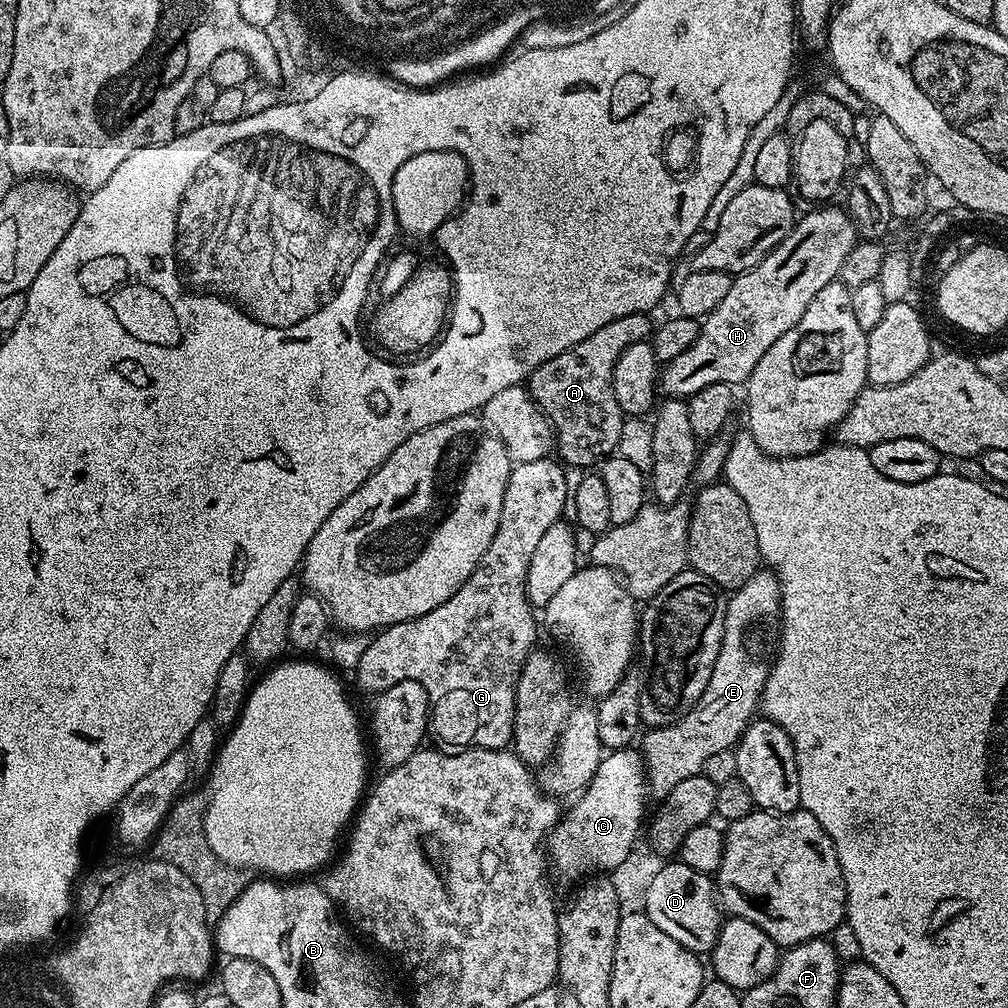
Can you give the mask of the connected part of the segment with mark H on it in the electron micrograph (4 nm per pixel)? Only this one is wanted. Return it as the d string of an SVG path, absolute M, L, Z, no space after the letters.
M820 206L817 212L808 212L797 219L794 227L788 231L787 238L781 242L777 248L770 254L766 254L766 258L762 258L762 262L754 268L748 269L746 272L739 273L733 279L730 290L726 293L726 298L722 298L722 302L718 302L718 306L709 316L703 317L700 324L700 333L694 342L692 348L687 348L682 354L678 354L678 358L667 361L663 365L662 371L658 376L658 388L665 397L681 397L687 398L698 394L698 390L706 390L706 386L714 386L715 384L731 384L733 386L743 385L748 379L748 375L754 370L754 366L758 366L758 362L762 358L762 354L766 354L766 350L770 350L770 346L774 346L774 342L778 342L778 338L782 338L782 334L786 334L786 330L790 330L798 322L798 318L802 318L802 314L806 314L806 306L810 306L810 302L814 302L814 294L818 294L818 290L822 290L822 286L833 283L839 277L842 262L846 262L846 254L850 254L850 250L856 247L858 243L858 233L855 224L852 223L851 216L843 207L828 208L832 206Z

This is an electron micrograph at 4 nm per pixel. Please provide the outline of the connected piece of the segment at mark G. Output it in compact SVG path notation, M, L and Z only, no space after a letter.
M545 458L538 462L522 462L515 465L510 474L510 478L506 482L506 492L502 498L502 514L498 518L498 530L494 534L494 538L490 542L490 546L486 550L486 554L480 560L480 564L470 574L470 578L463 586L456 591L446 602L442 602L442 606L438 606L434 610L430 610L430 614L422 614L413 620L407 620L401 624L392 624L389 628L377 631L375 635L367 641L362 656L358 659L355 666L354 675L356 680L371 694L379 694L390 690L390 686L394 686L398 682L418 682L426 690L428 695L428 706L430 715L428 718L427 735L433 740L437 749L443 750L449 754L466 748L498 748L507 749L512 742L512 727L516 721L516 683L520 677L522 666L526 662L526 658L537 647L536 644L536 624L538 628L538 620L534 615L534 609L528 602L526 594L526 570L530 566L530 558L534 554L534 550L538 546L542 534L546 534L546 530L550 530L550 526L554 526L554 522L561 519L566 512L566 505L570 500L570 493L566 488L566 480L564 478L565 469L561 467L555 459Z

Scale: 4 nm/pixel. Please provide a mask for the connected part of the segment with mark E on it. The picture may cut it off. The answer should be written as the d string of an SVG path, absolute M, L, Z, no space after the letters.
M771 570L756 571L741 588L735 589L727 597L727 601L722 646L718 650L718 658L714 662L714 670L710 674L710 682L706 682L702 698L698 698L696 705L678 722L643 733L642 755L646 769L646 788L656 798L670 794L670 790L674 790L678 782L686 782L686 778L701 775L706 761L712 755L722 754L722 750L732 748L739 741L760 708L760 695L764 693L764 683L780 639L780 583L776 581L776 573Z

